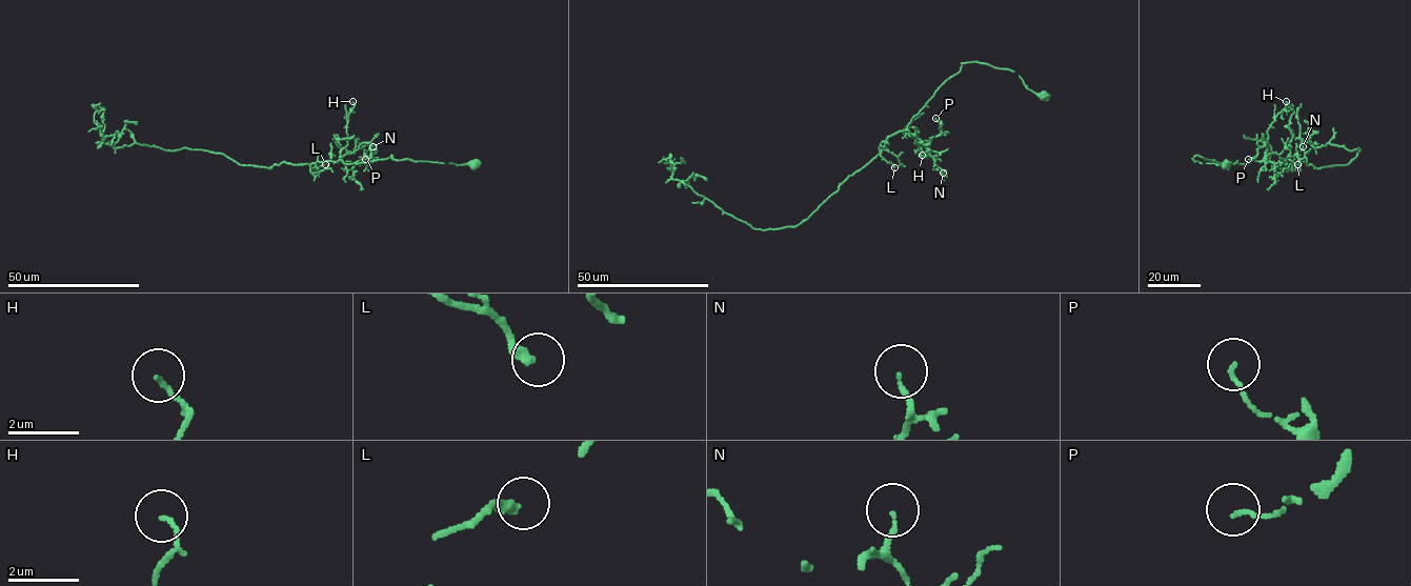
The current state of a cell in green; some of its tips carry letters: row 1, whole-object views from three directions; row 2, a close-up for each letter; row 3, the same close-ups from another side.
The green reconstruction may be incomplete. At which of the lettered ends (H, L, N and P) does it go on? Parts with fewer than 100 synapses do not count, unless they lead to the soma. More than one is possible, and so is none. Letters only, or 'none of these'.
none of these

